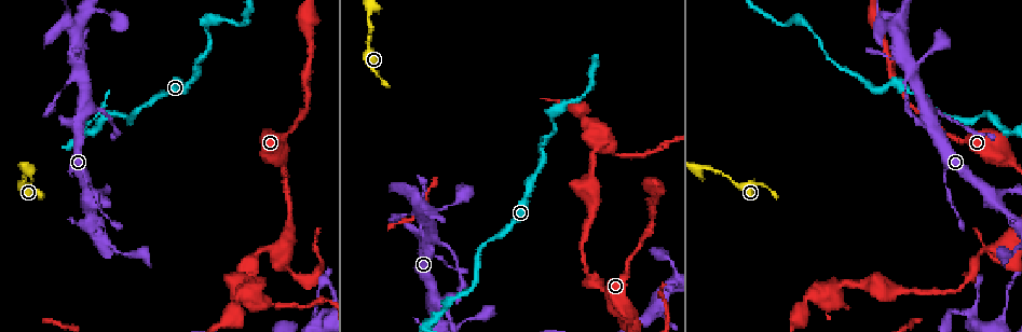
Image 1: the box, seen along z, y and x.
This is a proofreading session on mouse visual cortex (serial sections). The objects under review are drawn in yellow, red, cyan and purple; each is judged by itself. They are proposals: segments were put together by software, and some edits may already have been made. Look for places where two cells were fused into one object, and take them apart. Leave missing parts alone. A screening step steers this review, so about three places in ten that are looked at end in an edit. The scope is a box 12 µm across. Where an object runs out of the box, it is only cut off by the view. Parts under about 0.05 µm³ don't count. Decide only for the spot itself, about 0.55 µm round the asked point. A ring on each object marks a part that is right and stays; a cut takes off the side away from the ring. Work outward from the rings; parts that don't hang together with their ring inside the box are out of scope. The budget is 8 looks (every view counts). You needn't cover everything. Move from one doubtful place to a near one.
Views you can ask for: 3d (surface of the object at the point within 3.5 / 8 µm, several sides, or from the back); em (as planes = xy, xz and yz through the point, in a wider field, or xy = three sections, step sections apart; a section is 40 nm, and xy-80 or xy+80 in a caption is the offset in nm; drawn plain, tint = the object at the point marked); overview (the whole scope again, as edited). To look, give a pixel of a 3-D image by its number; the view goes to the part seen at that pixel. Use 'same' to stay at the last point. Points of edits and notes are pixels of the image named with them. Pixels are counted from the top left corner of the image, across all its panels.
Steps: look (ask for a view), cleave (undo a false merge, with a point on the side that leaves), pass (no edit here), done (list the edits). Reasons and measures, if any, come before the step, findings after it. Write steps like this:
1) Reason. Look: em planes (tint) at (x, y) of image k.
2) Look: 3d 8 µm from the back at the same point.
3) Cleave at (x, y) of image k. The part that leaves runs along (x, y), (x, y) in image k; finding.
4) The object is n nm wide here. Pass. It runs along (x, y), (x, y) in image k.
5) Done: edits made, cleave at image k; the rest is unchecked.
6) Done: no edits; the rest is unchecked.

Abrupt turn. Look: 3d 8 µm at (782, 26) of image 1.

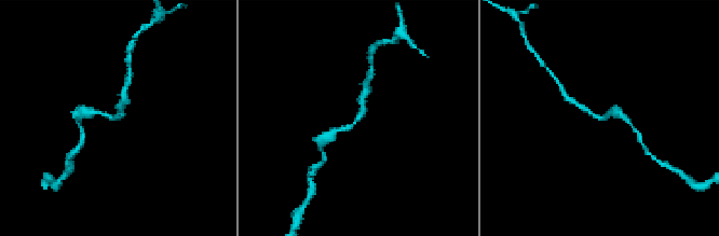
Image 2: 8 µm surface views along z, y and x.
The arms are 200, 200 nm wide. Look: em xy step 2 (tint) at (599, 120) of image 2.

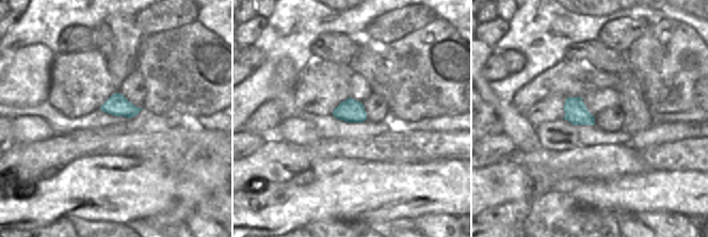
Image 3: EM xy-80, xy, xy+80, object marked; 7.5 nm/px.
Pass. It runs along (333, 134), (363, 114), (364, 95) in image 2; one cell here.

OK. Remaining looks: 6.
Sharp bend. Look: em xy step 1 (tint) at (275, 249) of image 1.

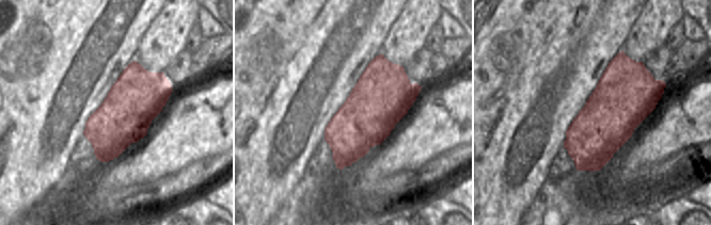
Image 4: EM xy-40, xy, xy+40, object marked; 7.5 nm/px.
Wider look. Look: 3d 3.5 µm at the same point.

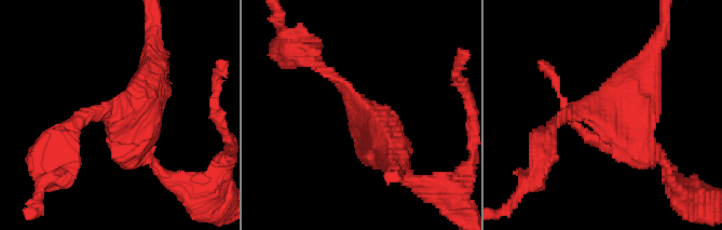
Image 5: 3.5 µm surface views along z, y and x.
Pass. It runs along (655, 49), (616, 106), (563, 116) in image 5; all the same cell.

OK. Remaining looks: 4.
Three arms meet. Look: 3d 8 µm at (595, 147) of image 1.

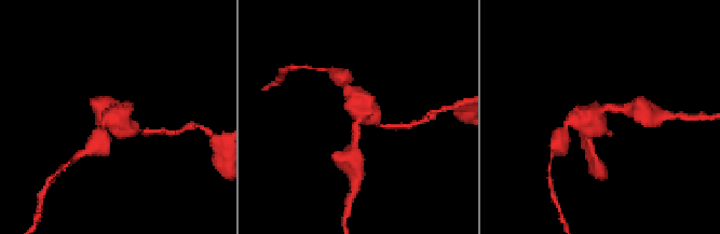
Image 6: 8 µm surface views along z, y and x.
Zoom in. Look: 3d 3.5 µm from the back at (358, 117) of image 6.

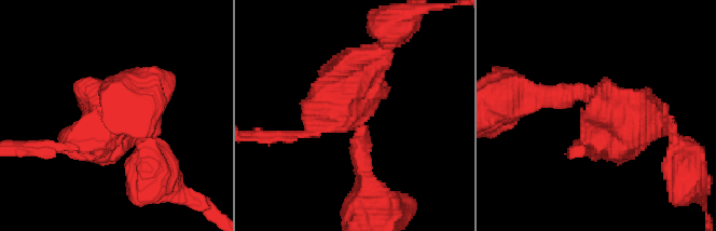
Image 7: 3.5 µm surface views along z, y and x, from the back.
3 arms meet here; the arms are 100, 250, 300 nm wide; now the EM. Look: em xy step 2 (tint) at (599, 101) of image 7.

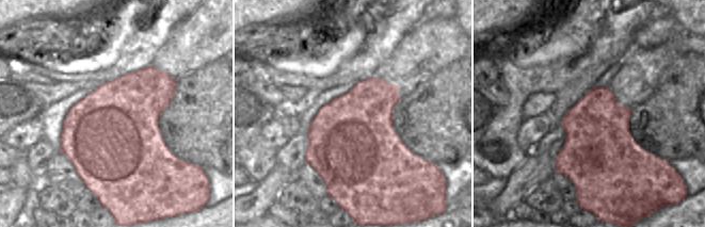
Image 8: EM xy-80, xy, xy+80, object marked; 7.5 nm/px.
Pass. It runs along (553, 97), (670, 131) in image 7; one cell here.

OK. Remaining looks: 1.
Done: no edits; the rest is unchecked.

